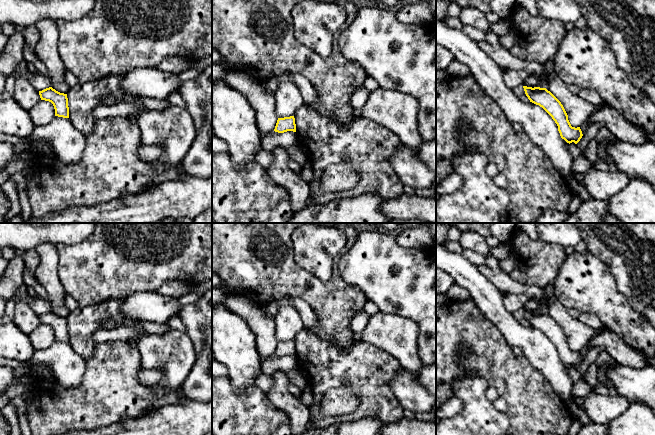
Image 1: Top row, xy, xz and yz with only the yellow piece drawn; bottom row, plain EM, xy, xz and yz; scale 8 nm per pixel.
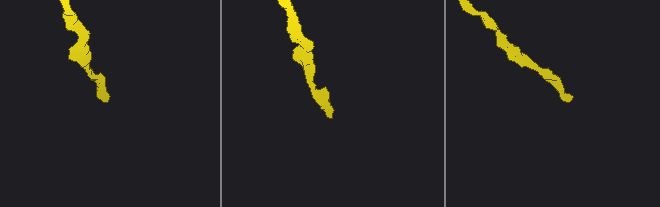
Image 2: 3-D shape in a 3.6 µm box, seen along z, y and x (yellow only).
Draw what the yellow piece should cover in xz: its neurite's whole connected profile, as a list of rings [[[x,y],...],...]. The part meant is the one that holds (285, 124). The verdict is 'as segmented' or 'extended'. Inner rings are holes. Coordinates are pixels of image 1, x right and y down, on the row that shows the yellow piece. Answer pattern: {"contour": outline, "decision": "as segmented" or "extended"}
{"contour": [[[294,116],[278,118],[274,131],[278,133],[284,133],[287,131],[296,132]]], "decision": "as segmented"}

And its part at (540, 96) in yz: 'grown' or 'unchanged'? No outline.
unchanged

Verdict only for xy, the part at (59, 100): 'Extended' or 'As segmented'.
As segmented

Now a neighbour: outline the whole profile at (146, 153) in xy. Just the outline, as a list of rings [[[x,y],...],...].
[[[142,145],[138,150],[138,156],[141,160],[147,162],[156,162],[162,154],[162,149],[156,146]]]

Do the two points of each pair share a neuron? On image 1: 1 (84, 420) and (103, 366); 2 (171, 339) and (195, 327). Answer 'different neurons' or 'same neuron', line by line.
1: same neuron
2: different neurons

